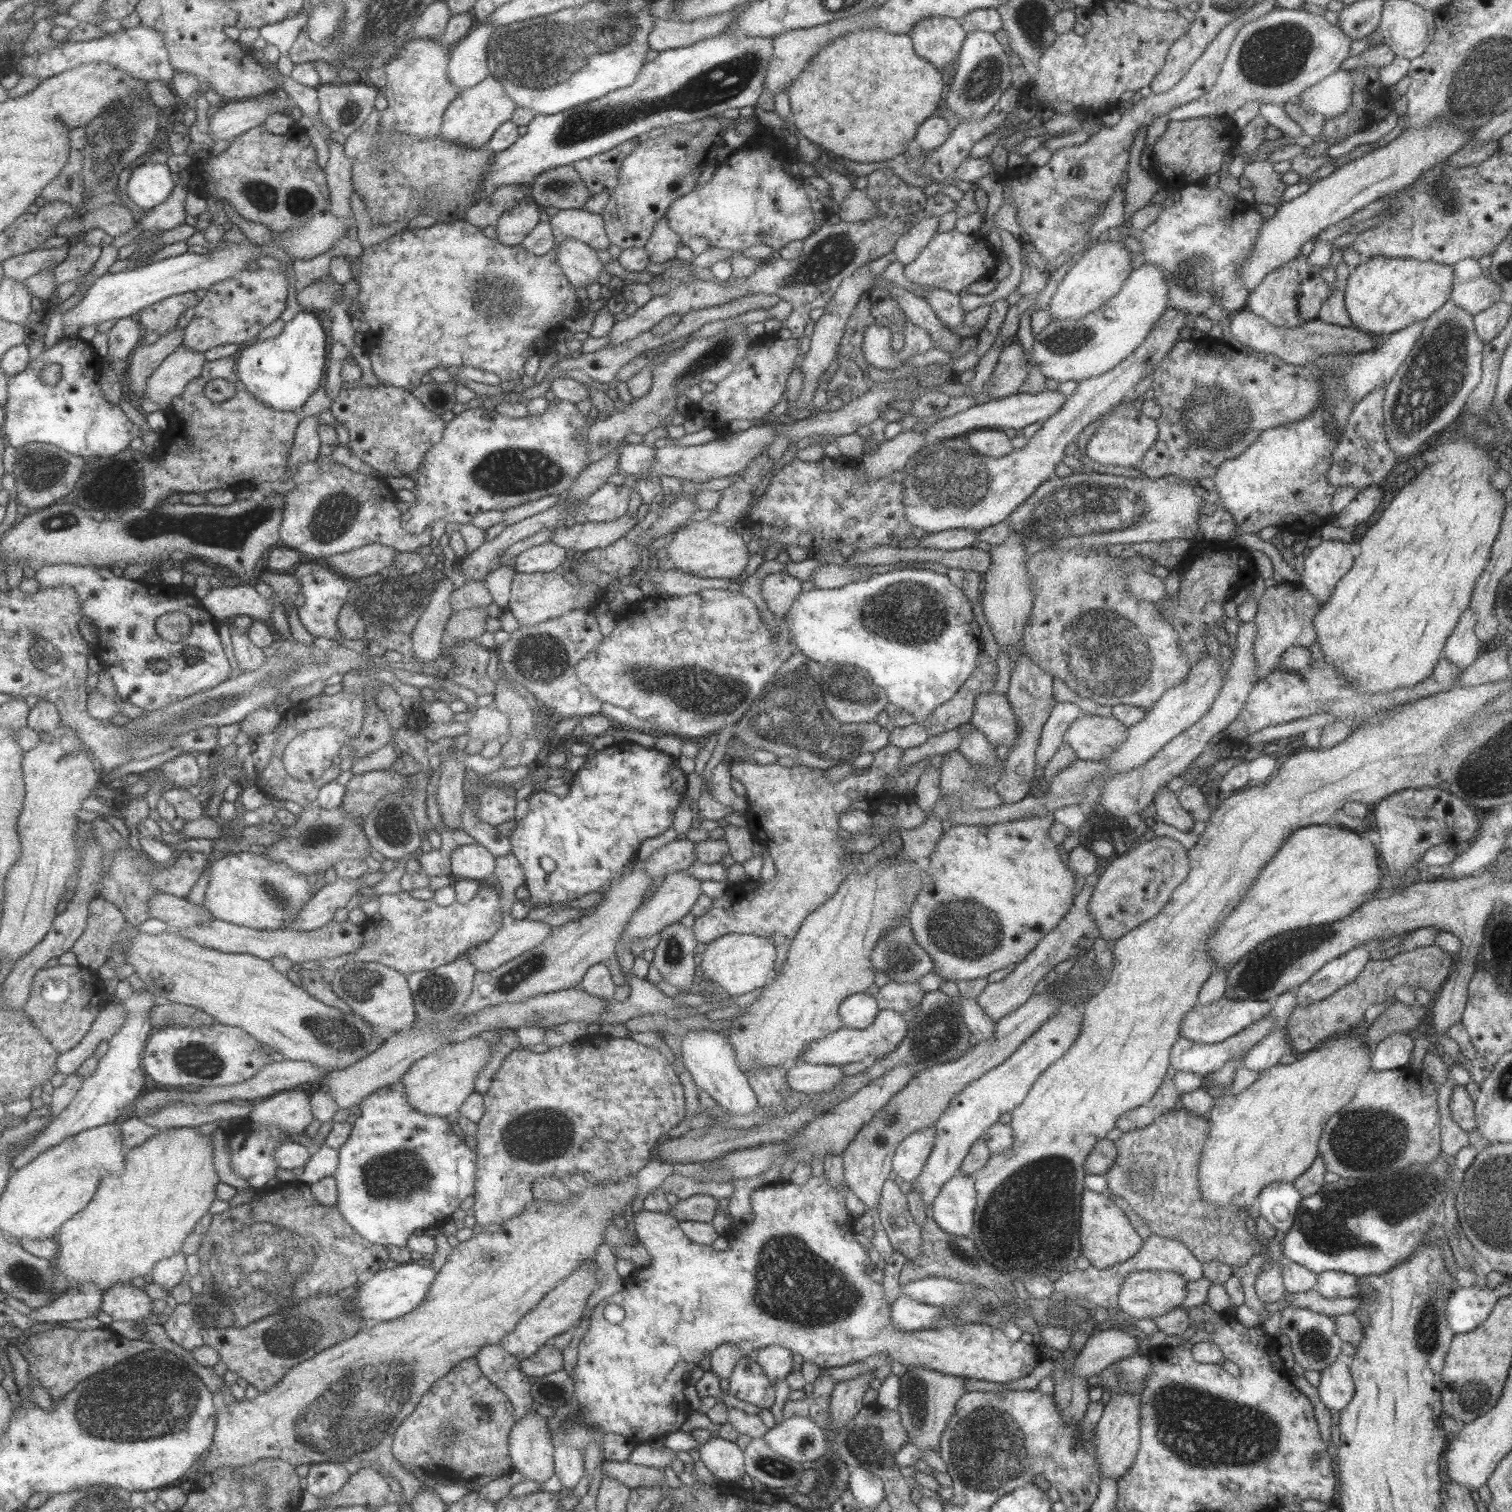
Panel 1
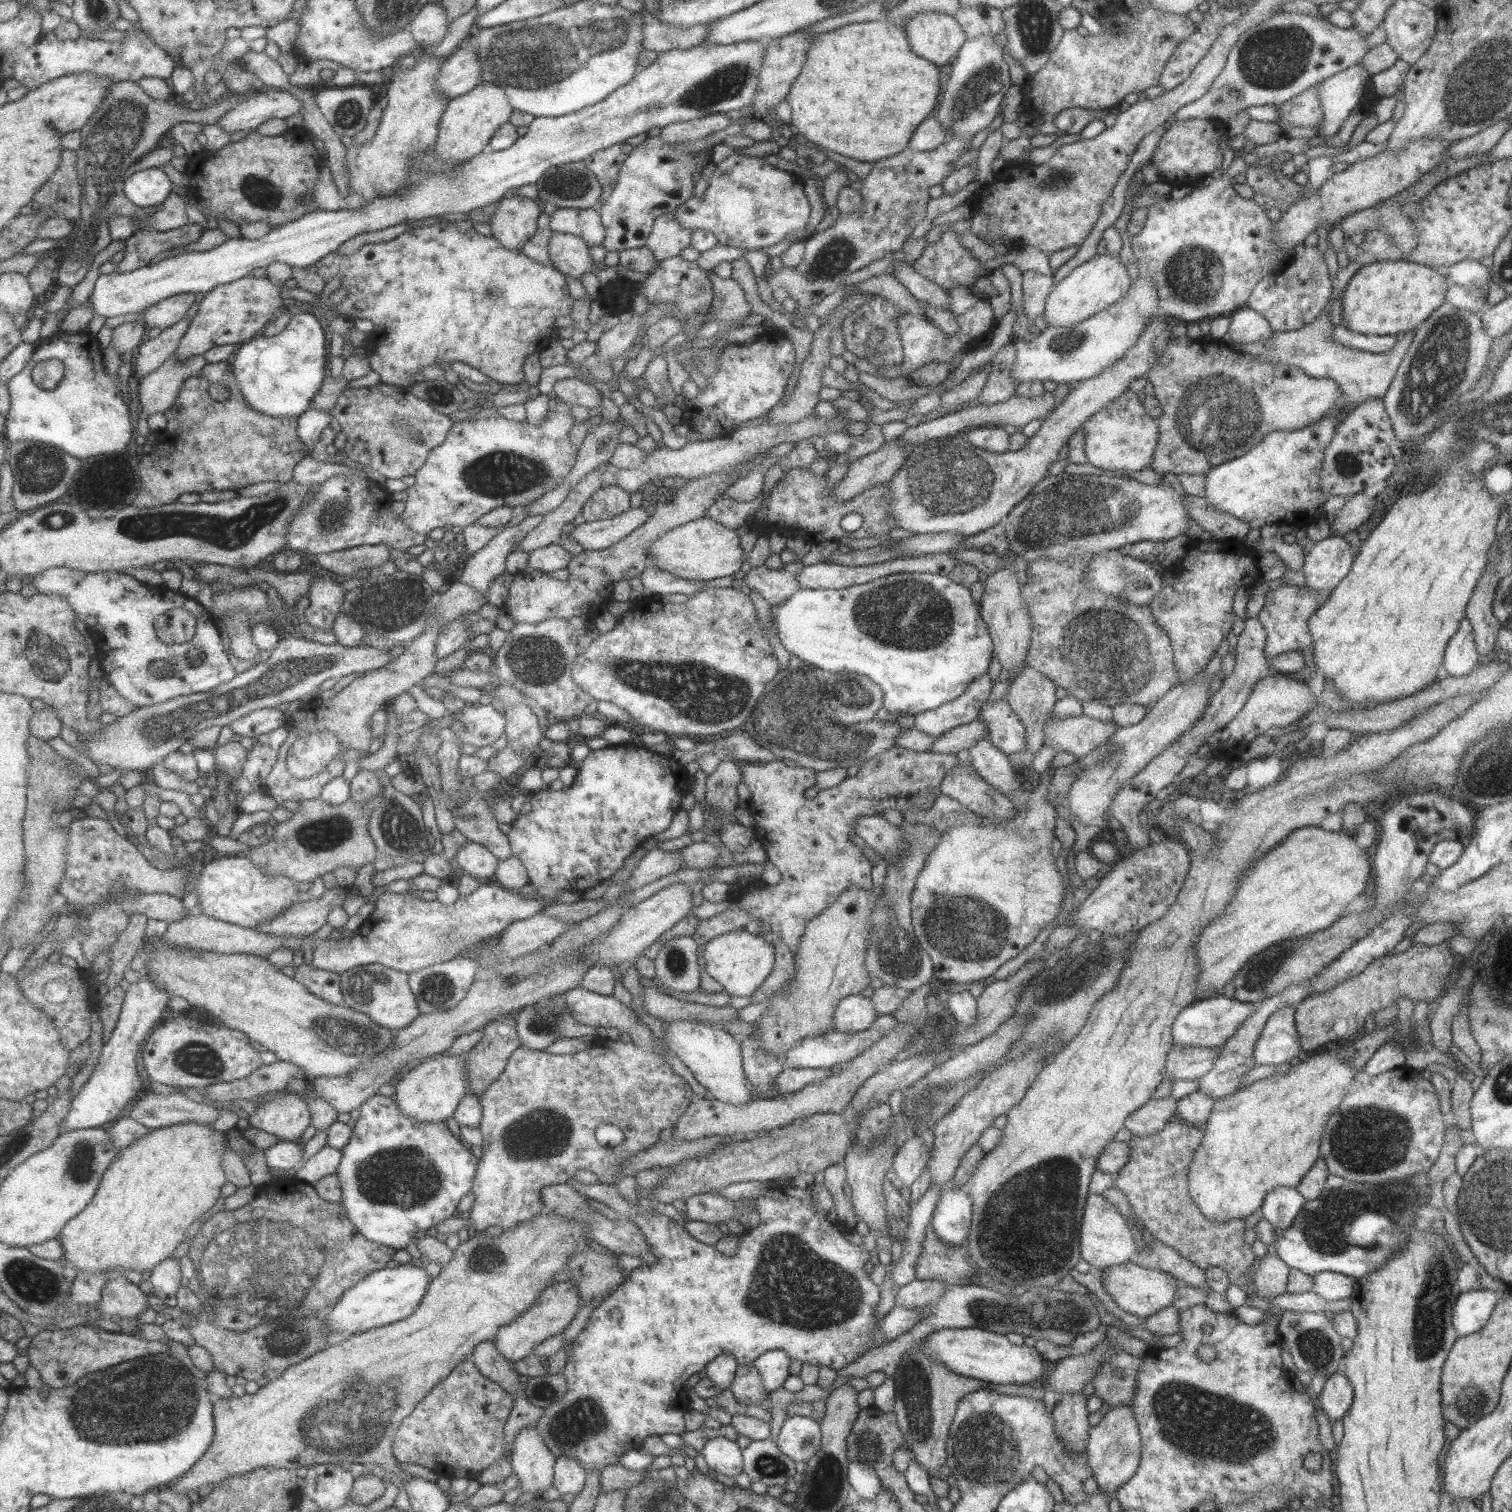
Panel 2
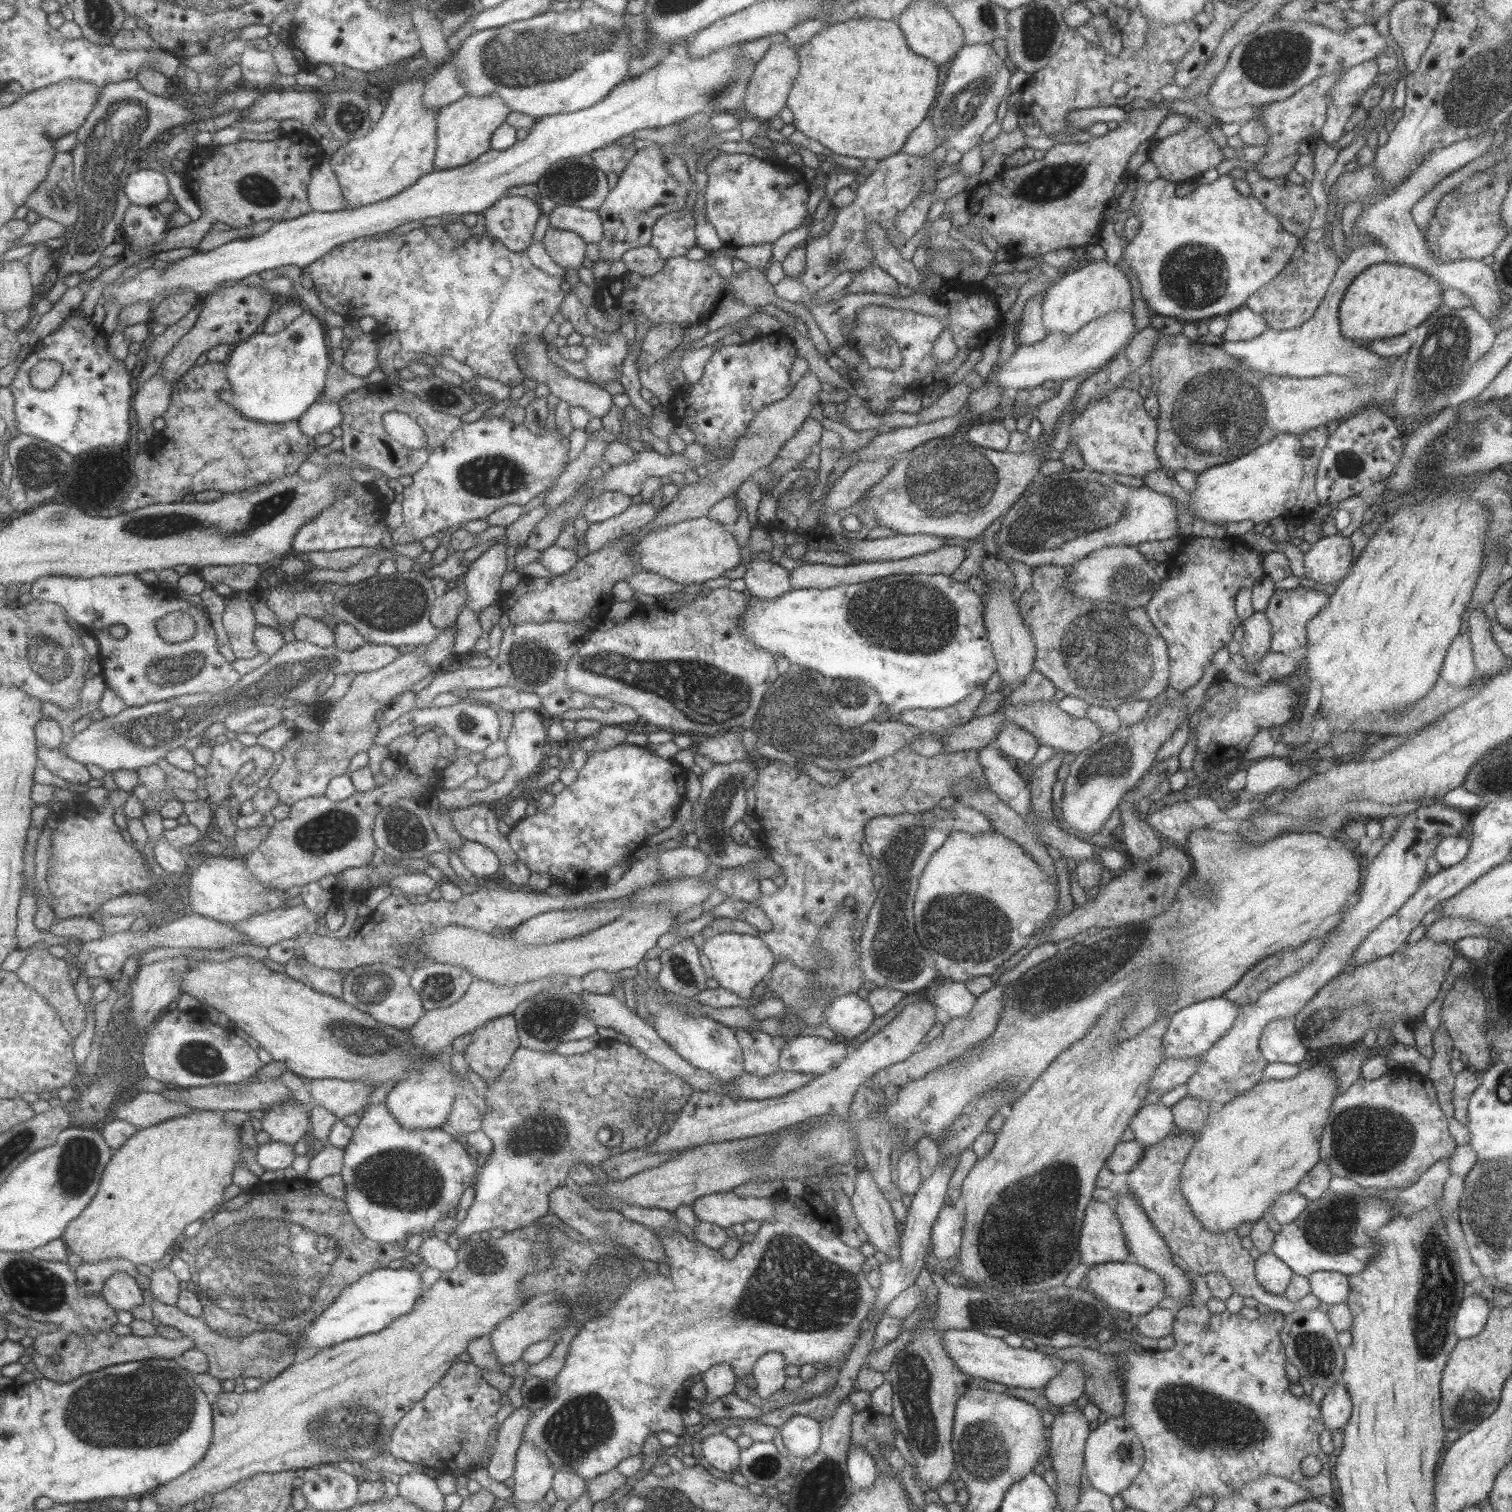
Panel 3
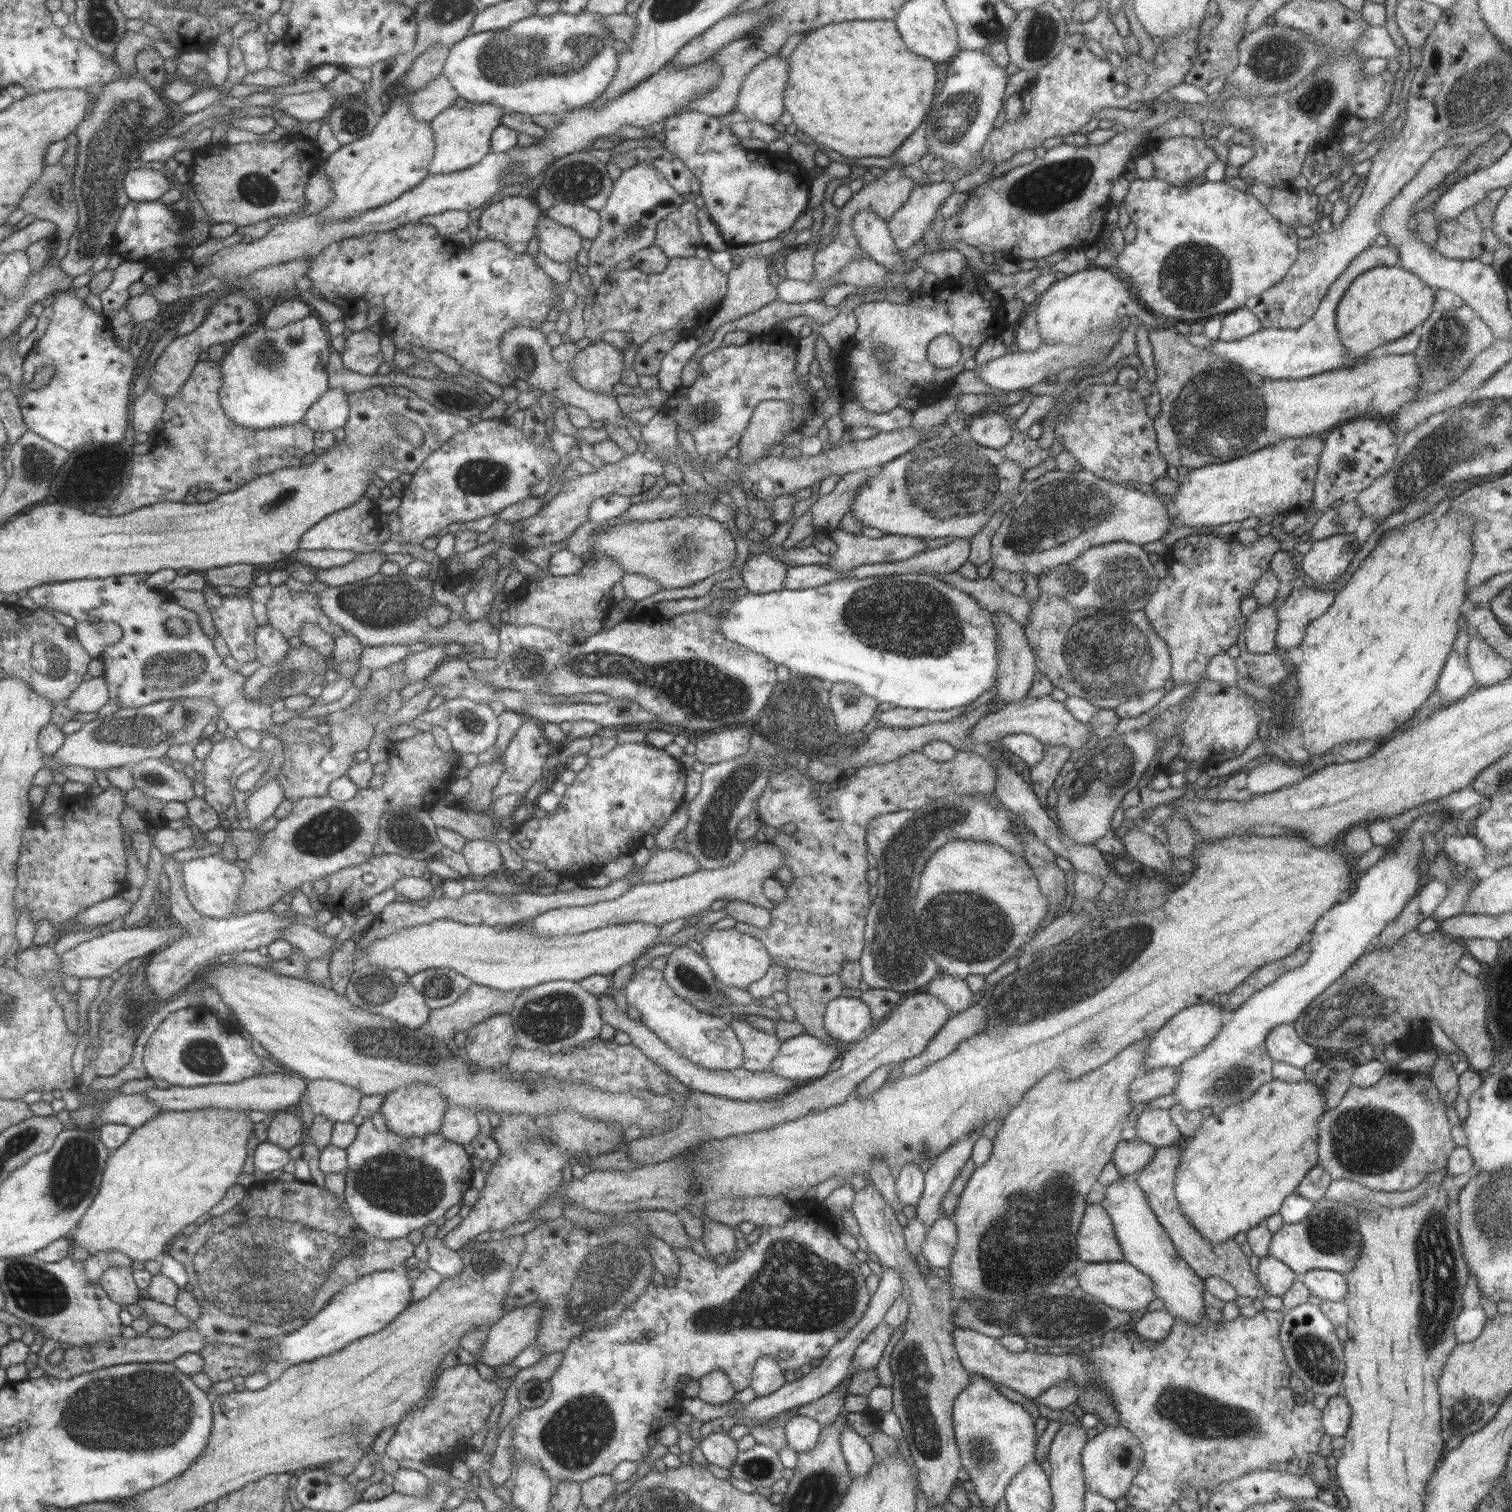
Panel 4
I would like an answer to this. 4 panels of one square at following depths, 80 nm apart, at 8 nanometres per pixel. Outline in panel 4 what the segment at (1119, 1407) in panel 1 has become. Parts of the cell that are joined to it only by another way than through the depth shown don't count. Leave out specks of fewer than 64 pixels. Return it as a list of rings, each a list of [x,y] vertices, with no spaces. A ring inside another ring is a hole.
[[[1119,1424],[1106,1426],[1104,1430],[1088,1438],[1080,1454],[1087,1489],[1113,1501],[1124,1496],[1143,1461],[1143,1450],[1139,1440]]]

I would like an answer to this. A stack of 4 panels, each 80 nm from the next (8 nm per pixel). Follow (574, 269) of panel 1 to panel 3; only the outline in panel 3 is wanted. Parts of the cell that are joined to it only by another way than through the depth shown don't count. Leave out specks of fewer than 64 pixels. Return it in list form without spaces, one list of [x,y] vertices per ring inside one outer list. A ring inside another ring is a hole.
[[[547,226],[542,244],[551,261],[563,269],[581,268],[585,260],[585,242],[573,232]]]

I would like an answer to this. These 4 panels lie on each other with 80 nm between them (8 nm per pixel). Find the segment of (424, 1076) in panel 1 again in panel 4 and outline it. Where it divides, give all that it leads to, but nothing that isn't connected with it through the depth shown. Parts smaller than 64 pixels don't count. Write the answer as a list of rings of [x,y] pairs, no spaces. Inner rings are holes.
[[[415,1081],[394,1088],[391,1092],[385,1094],[378,1110],[382,1112],[387,1128],[394,1132],[394,1135],[422,1137],[424,1134],[438,1132],[443,1122],[443,1115],[448,1107],[446,1098],[437,1087]]]

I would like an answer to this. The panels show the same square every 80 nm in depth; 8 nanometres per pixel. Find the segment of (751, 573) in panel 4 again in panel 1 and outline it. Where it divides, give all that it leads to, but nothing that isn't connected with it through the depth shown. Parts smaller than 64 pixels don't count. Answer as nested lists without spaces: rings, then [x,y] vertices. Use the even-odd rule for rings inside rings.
[[[784,570],[763,577],[760,591],[766,607],[777,617],[782,618],[800,593],[802,581],[789,576]]]

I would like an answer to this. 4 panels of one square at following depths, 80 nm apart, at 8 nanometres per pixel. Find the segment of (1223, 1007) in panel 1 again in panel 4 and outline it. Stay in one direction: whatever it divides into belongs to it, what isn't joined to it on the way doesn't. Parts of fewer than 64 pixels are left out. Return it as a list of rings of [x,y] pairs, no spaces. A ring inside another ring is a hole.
[[[1212,1000],[1201,1004],[1192,1004],[1176,1012],[1163,1026],[1155,1032],[1154,1037],[1146,1048],[1146,1060],[1143,1070],[1160,1066],[1179,1067],[1180,1064],[1190,1056],[1201,1052],[1206,1044],[1209,1044],[1222,1027],[1222,1024],[1229,1019],[1229,1011]]]

